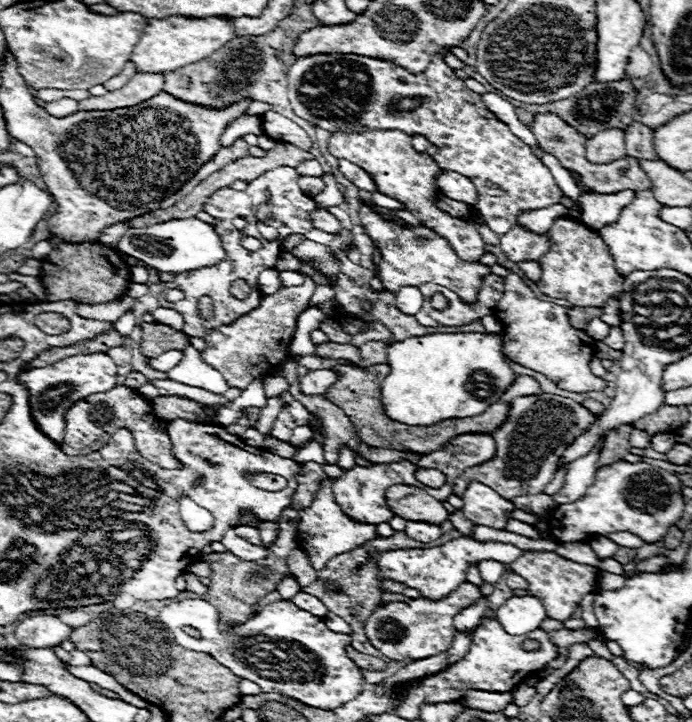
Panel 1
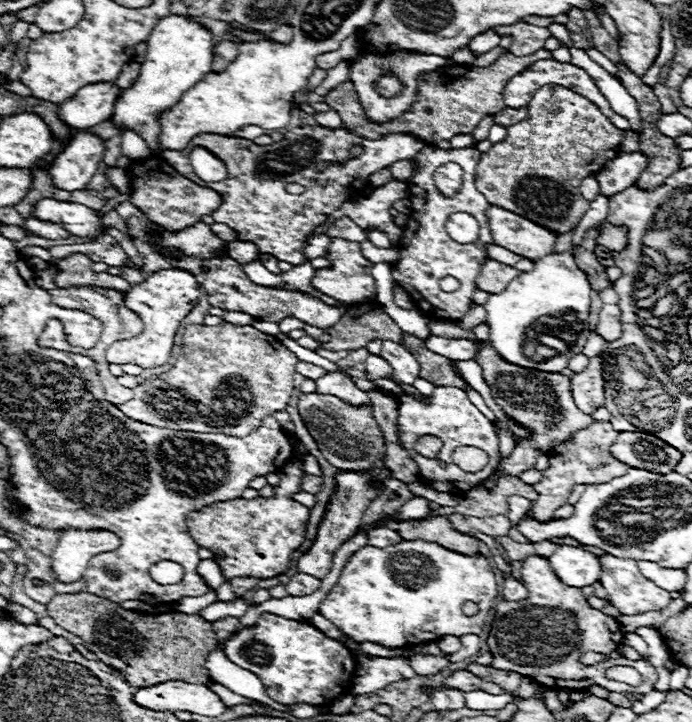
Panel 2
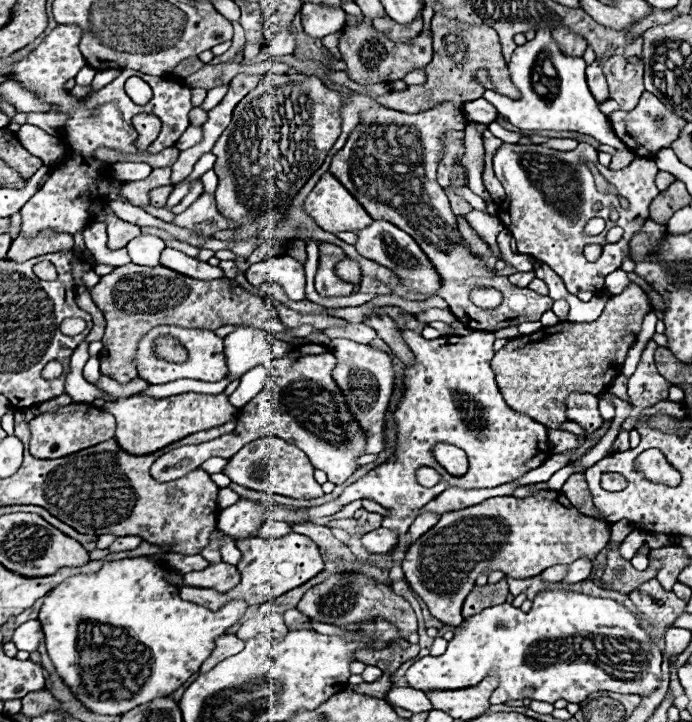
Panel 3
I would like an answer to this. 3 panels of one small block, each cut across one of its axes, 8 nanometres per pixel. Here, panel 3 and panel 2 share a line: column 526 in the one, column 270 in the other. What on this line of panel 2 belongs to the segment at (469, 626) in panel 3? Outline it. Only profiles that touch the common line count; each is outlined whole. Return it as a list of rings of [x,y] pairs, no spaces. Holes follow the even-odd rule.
[[[264,612],[254,626],[228,636],[224,652],[240,668],[254,672],[262,680],[266,694],[278,704],[326,704],[344,694],[356,666],[354,654],[346,646],[328,638],[312,624],[270,612]]]

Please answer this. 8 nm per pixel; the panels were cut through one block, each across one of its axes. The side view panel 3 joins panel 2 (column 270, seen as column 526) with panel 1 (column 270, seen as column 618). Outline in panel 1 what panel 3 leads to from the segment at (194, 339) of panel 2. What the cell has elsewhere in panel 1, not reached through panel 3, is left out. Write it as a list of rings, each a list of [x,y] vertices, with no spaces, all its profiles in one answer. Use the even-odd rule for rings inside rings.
[[[305,276],[302,286],[282,286],[274,294],[264,294],[258,308],[240,316],[228,326],[218,326],[208,332],[204,338],[206,348],[202,352],[202,360],[216,368],[226,378],[228,386],[242,390],[252,382],[252,378],[274,372],[272,366],[278,366],[288,356],[288,344],[294,336],[298,314],[306,308],[314,288],[314,282]]]

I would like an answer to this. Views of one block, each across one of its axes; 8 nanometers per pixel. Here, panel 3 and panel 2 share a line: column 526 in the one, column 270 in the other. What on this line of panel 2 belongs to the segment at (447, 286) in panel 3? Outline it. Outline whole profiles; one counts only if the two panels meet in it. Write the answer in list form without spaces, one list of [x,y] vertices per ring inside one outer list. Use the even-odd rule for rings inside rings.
[[[174,258],[172,264],[176,268],[194,272],[194,276],[198,276],[198,282],[204,286],[206,294],[208,294],[208,304],[222,308],[222,310],[236,310],[236,312],[246,312],[254,318],[266,320],[266,322],[280,322],[288,316],[294,316],[306,324],[318,326],[318,328],[330,328],[334,326],[344,312],[354,306],[354,304],[340,304],[340,306],[330,306],[322,300],[318,300],[316,296],[308,296],[308,294],[300,294],[300,292],[286,292],[286,290],[276,290],[276,288],[266,288],[266,286],[258,286],[254,282],[248,280],[248,276],[242,270],[242,264],[238,264],[232,258],[210,258],[210,260],[200,260],[200,258]],[[200,266],[206,266],[210,272],[202,272]]]

